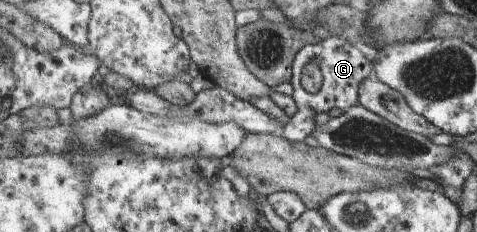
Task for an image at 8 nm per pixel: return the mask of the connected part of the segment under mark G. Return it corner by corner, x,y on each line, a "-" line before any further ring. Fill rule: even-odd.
331,35
316,44
308,44
296,56
293,65
293,78
290,81
294,89
292,97
297,105
297,112
290,118
281,134
294,143
303,142
308,135
313,135
315,132
318,113
328,113
334,107
345,112
358,104
360,84
372,75
372,71
375,71
372,61
354,47
347,38
-
308,63
316,63
322,73
321,88
316,93
306,91
302,84
302,73

